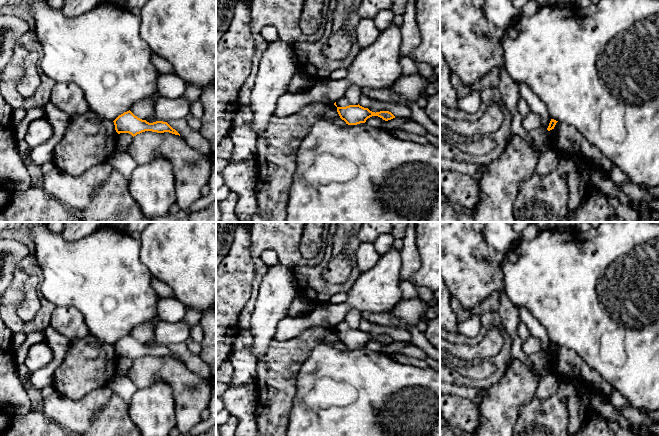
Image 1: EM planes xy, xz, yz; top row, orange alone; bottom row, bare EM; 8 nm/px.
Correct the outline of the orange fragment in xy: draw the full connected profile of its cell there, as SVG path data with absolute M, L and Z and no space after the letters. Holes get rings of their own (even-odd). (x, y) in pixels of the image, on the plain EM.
M130 334L119 339L113 346L118 358L129 357L134 361L142 356L152 355L157 357L169 356L180 360L167 346L156 345L149 347L135 340Z

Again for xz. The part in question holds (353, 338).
M343 320L339 322L334 329L337 331L337 336L342 344L348 349L357 349L365 347L372 340L378 340L385 345L395 342L389 335L372 336L368 332L358 329L351 329Z

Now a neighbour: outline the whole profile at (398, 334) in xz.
M362 319L359 329L368 332L372 336L389 335L395 341L408 342L413 340L413 336L406 328L390 327L384 325L377 325L365 319Z

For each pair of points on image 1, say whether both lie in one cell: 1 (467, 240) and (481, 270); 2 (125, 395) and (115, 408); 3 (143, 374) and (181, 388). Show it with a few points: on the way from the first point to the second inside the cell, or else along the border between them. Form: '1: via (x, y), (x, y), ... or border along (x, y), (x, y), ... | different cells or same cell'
1: via (467, 247), (467, 256), (474, 263) | same cell
2: border along (113, 393), (117, 394), (128, 404) | different cells
3: via (152, 374), (167, 374), (172, 379) | same cell

